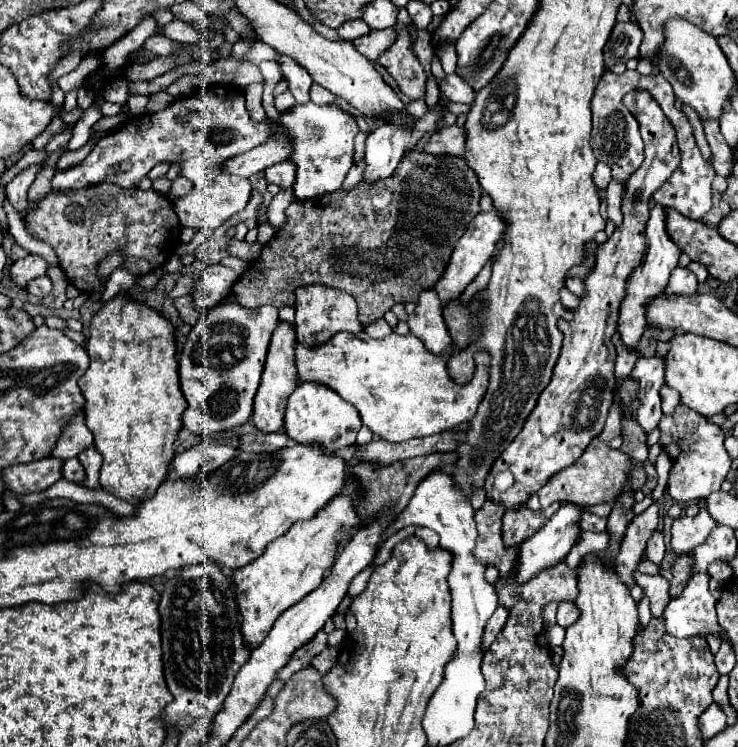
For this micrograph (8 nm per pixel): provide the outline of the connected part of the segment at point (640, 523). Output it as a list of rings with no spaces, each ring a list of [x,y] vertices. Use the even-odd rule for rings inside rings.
[[[651,504],[645,512],[635,516],[633,522],[627,526],[627,534],[621,542],[621,550],[615,558],[615,572],[619,574],[623,584],[629,588],[635,586],[633,572],[637,570],[645,544],[651,538],[651,534],[655,532],[657,522],[659,522],[659,506]]]

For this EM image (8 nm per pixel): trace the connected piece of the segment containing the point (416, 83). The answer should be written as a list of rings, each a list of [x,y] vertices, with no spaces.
[[[395,24],[395,28],[399,32],[395,44],[389,50],[385,50],[377,62],[395,78],[401,94],[409,96],[411,100],[417,100],[425,96],[427,74],[419,64],[417,56],[409,50],[411,42],[409,42],[407,28],[401,24]]]

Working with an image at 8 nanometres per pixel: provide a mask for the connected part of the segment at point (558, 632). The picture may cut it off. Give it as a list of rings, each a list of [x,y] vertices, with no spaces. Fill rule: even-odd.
[[[553,624],[547,628],[547,640],[549,640],[549,646],[555,648],[555,646],[561,646],[563,644],[563,638],[565,638],[565,628]]]

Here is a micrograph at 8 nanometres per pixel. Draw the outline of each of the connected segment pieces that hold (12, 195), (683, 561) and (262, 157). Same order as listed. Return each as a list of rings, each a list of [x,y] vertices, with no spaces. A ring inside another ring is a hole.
[[[29,166],[25,170],[21,170],[9,184],[7,184],[7,200],[11,202],[11,206],[19,212],[21,220],[25,220],[27,212],[29,212],[29,202],[27,202],[27,190],[31,186],[31,182],[35,180],[35,174],[41,166]]]
[[[679,556],[673,562],[673,568],[671,568],[673,578],[671,578],[671,584],[669,584],[669,598],[675,598],[677,594],[681,594],[683,586],[687,584],[687,580],[691,576],[691,568],[689,568],[687,562],[691,562],[687,556]]]
[[[275,126],[275,136],[267,138],[263,146],[257,146],[255,150],[249,150],[245,154],[239,154],[225,162],[225,170],[243,178],[249,178],[257,172],[263,172],[265,168],[285,162],[291,158],[291,142],[287,142],[287,134]]]

